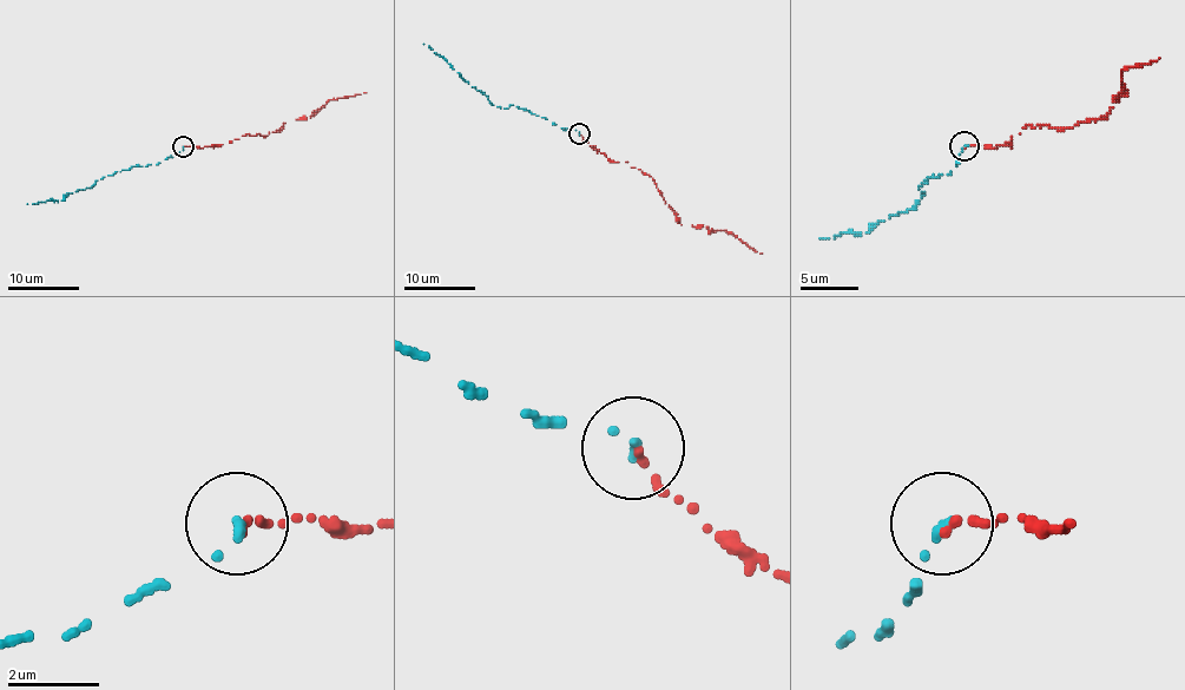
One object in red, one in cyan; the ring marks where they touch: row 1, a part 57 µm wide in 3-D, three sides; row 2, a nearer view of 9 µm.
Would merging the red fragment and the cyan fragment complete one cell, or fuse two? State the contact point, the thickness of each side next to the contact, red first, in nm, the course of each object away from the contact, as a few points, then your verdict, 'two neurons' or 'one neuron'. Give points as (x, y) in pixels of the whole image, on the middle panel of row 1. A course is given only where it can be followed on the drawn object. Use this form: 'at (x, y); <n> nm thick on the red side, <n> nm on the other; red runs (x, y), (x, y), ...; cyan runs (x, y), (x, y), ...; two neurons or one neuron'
at (579, 133); 180 nm thick on the red side, 180 nm on the other; red runs (579, 133), (607, 158), (627, 162), (649, 175), (682, 224), (731, 232), (762, 254); cyan runs (579, 133), (563, 130), (513, 105), (507, 109), (493, 105), (423, 44); one neuron

